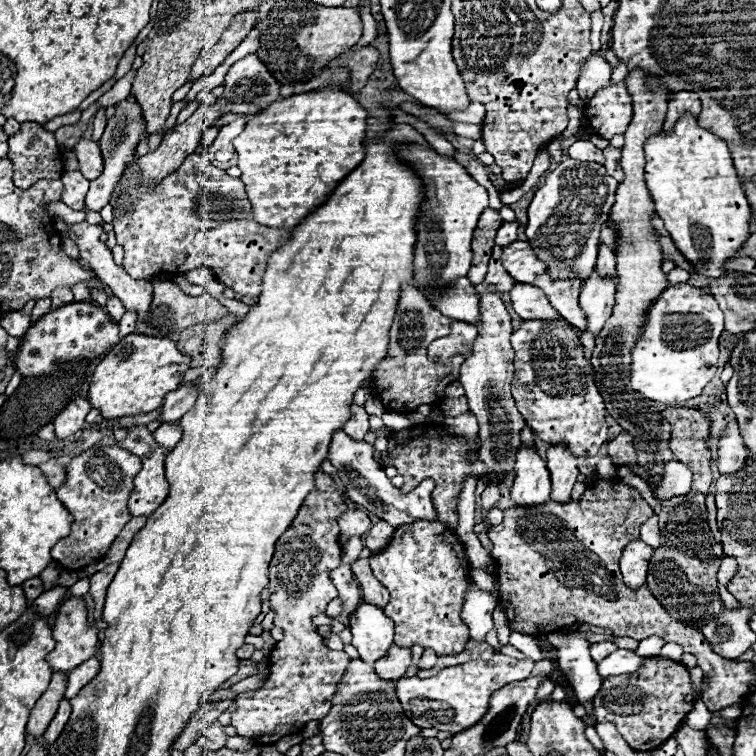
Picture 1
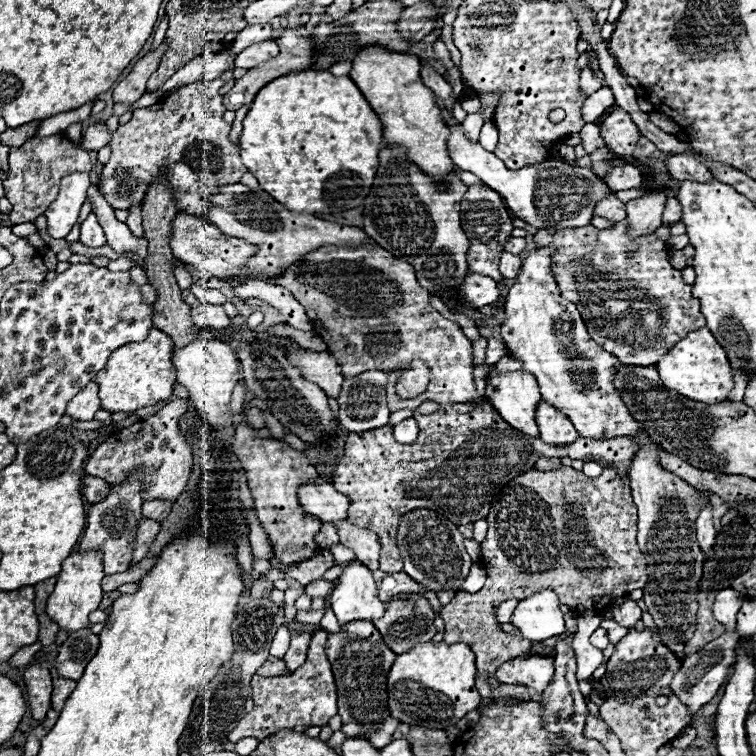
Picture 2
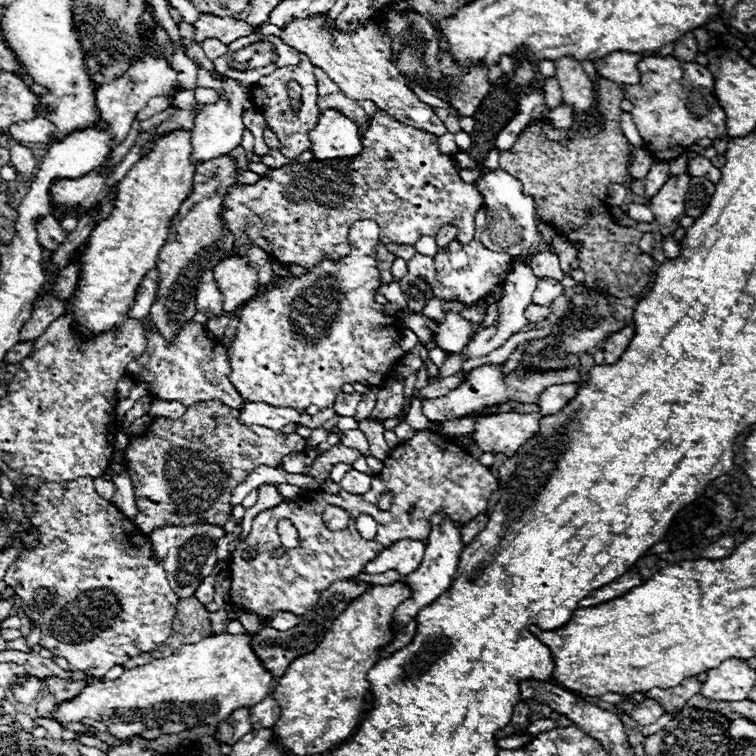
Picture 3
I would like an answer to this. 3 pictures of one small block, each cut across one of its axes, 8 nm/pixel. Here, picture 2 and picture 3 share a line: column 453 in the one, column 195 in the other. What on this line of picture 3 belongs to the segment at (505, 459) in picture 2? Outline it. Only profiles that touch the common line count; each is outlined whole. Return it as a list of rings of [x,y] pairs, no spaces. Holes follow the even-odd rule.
[[[198,402],[198,406],[192,406],[182,414],[180,418],[156,418],[146,432],[132,438],[128,448],[124,450],[126,466],[130,472],[130,480],[134,486],[136,496],[136,526],[150,534],[154,526],[166,526],[166,524],[190,524],[190,522],[214,522],[218,526],[224,526],[232,514],[230,496],[232,490],[248,478],[248,474],[254,472],[258,466],[272,466],[276,468],[280,460],[288,452],[304,450],[306,440],[298,434],[284,434],[280,430],[270,430],[266,426],[242,426],[238,424],[238,410],[230,410],[230,406],[222,402]]]

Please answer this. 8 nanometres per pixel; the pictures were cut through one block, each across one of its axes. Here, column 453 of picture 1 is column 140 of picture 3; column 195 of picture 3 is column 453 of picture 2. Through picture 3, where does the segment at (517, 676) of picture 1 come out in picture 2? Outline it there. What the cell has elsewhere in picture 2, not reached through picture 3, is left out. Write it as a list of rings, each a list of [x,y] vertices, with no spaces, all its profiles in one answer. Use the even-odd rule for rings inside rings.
[[[424,642],[412,650],[398,654],[388,674],[388,708],[390,714],[406,724],[416,724],[434,730],[454,726],[480,704],[480,694],[474,686],[476,666],[468,644],[432,644]]]

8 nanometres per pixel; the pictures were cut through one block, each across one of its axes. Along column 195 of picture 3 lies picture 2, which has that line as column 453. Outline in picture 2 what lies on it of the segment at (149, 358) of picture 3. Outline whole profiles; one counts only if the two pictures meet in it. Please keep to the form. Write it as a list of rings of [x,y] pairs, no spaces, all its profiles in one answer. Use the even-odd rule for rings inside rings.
[[[364,244],[358,248],[322,246],[320,250],[308,252],[304,260],[292,264],[276,284],[288,288],[306,308],[316,334],[326,340],[344,378],[354,378],[354,374],[362,374],[372,368],[392,368],[416,358],[430,366],[430,388],[422,396],[402,400],[394,386],[390,386],[390,412],[402,408],[416,410],[424,400],[432,400],[436,404],[486,402],[486,398],[476,394],[472,376],[472,344],[464,336],[462,328],[430,306],[430,292],[418,284],[412,266],[394,258],[378,244]],[[344,318],[350,318],[352,324],[344,324]],[[358,320],[362,324],[358,324]]]

